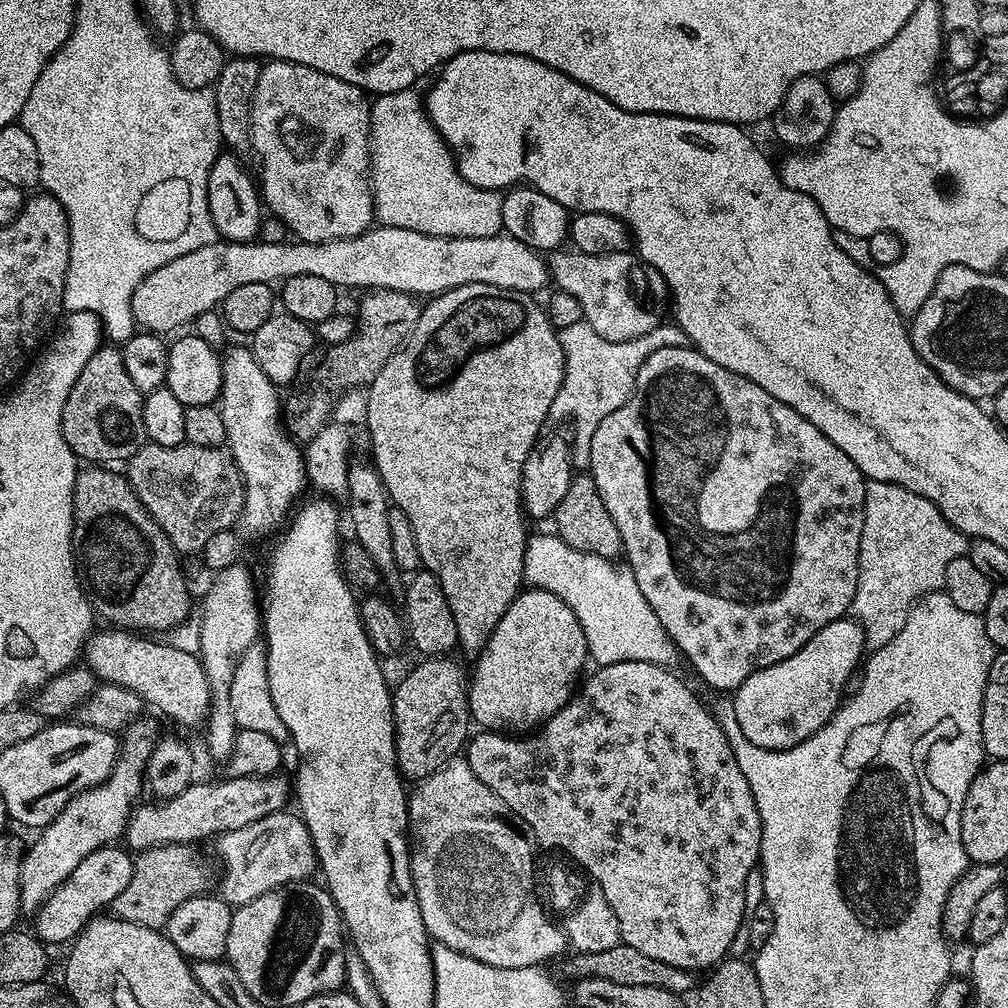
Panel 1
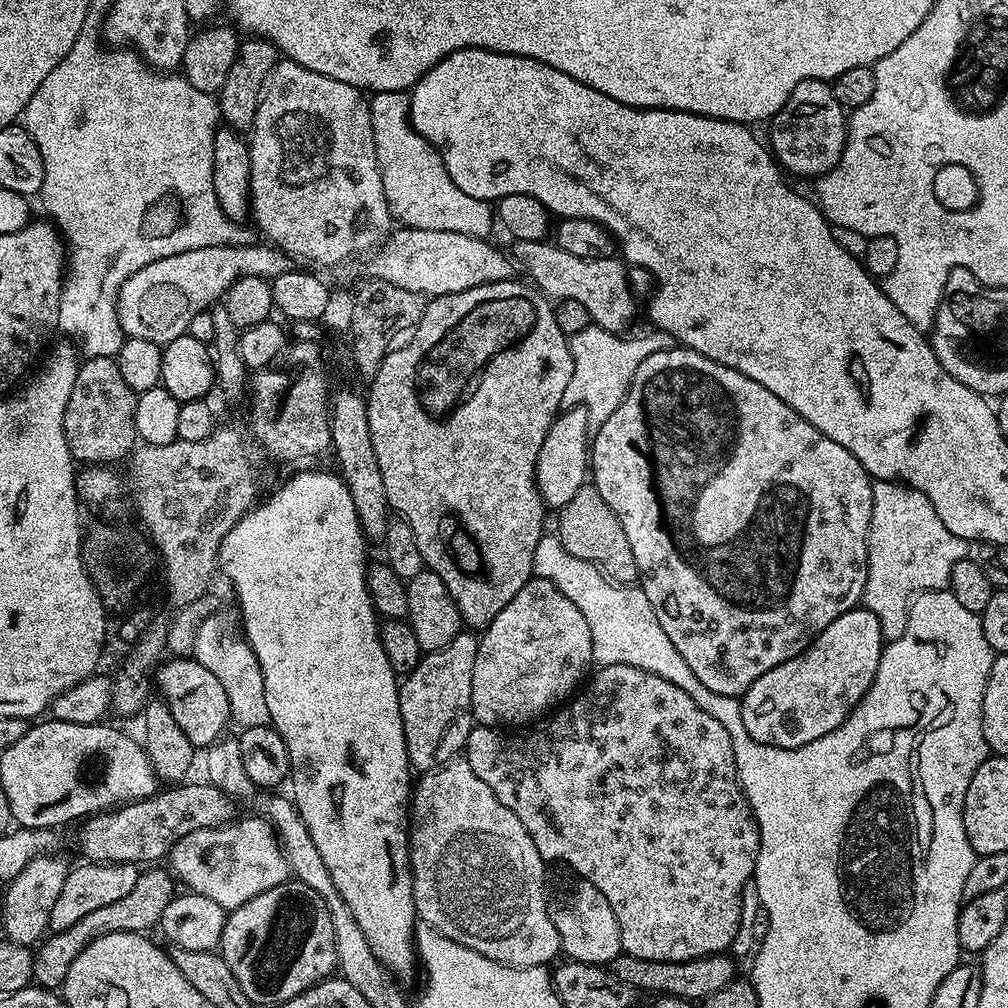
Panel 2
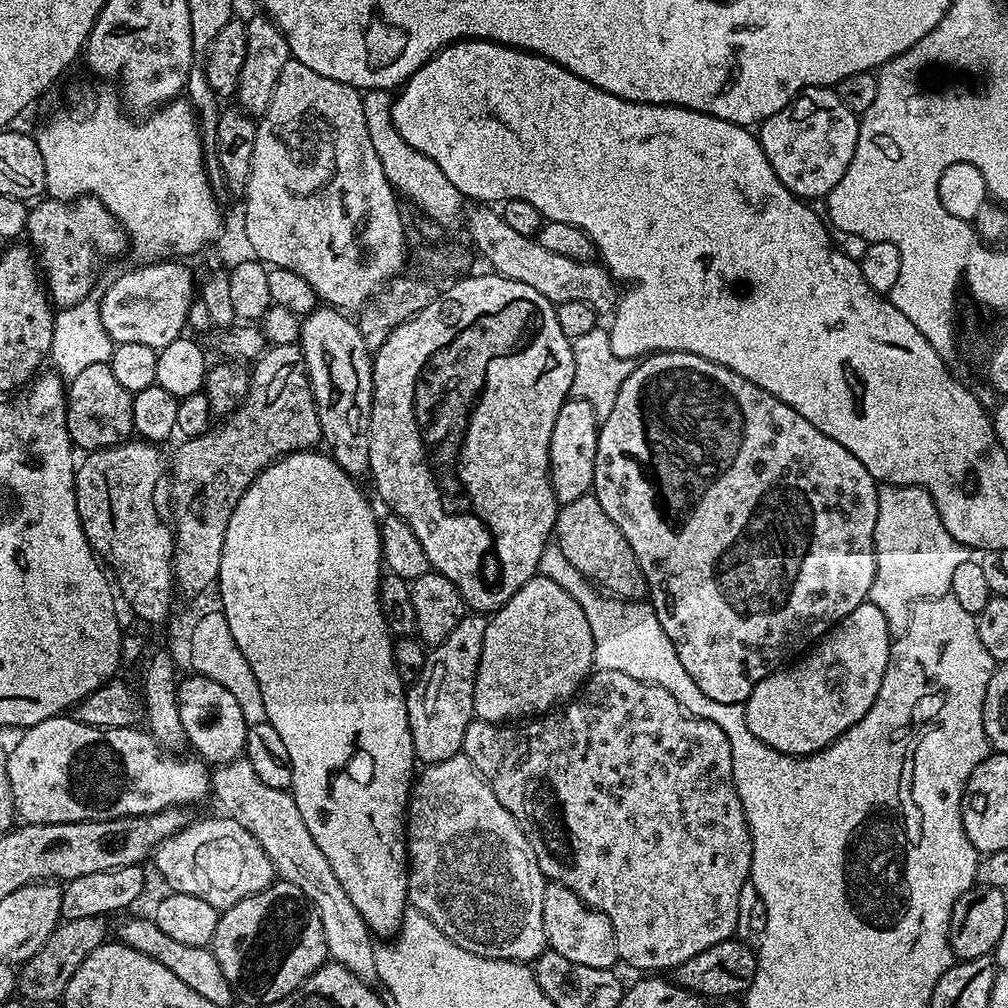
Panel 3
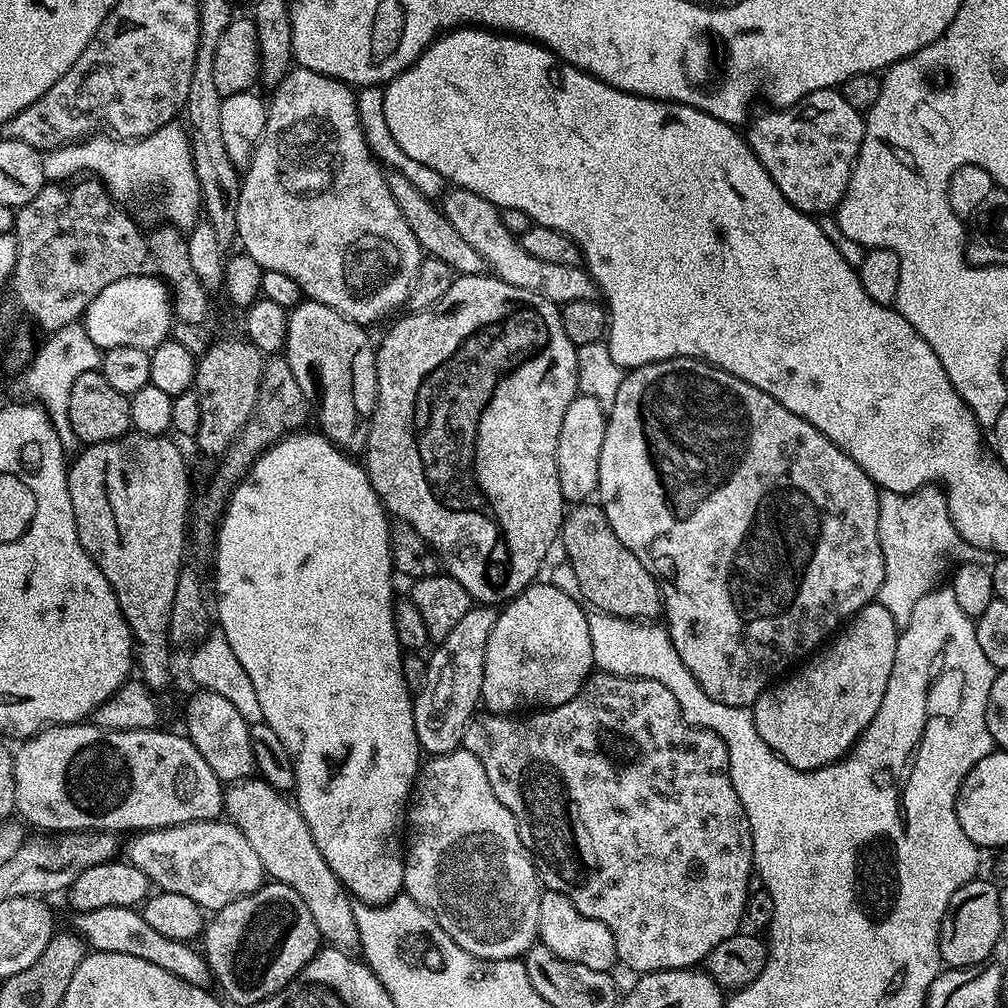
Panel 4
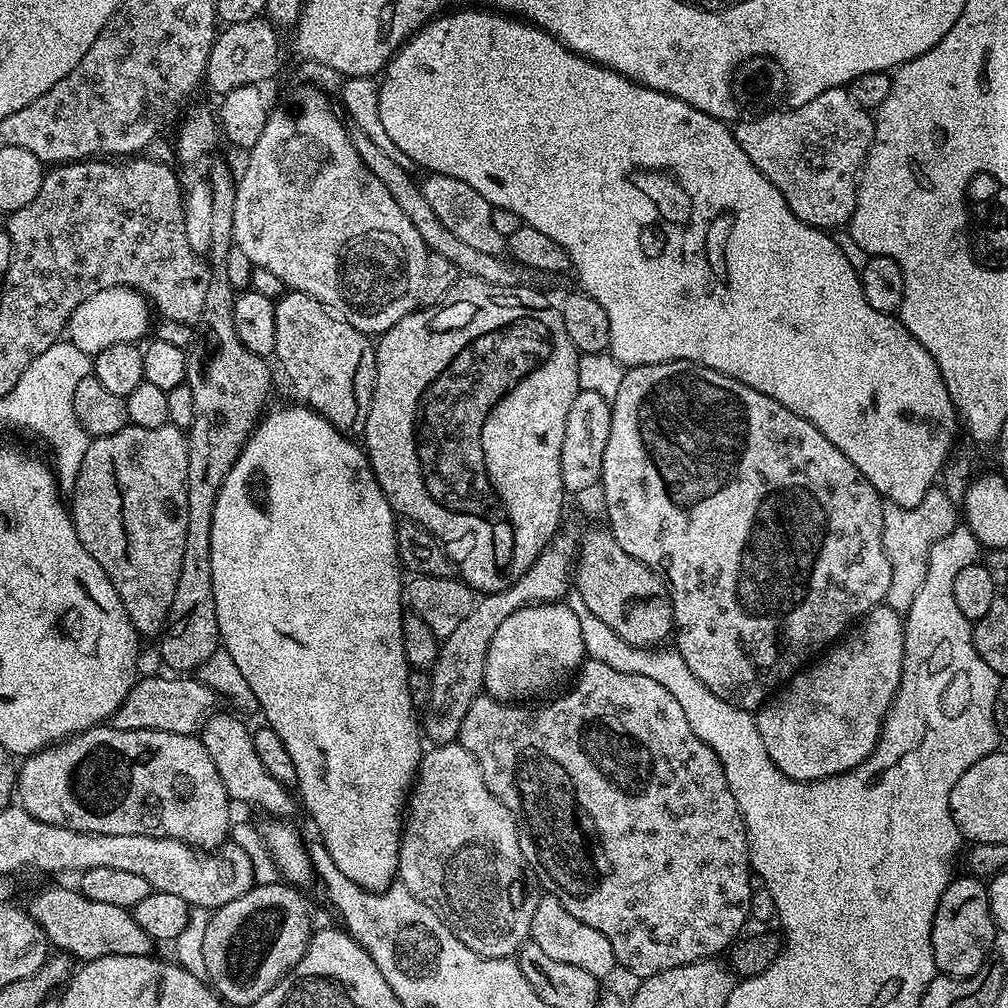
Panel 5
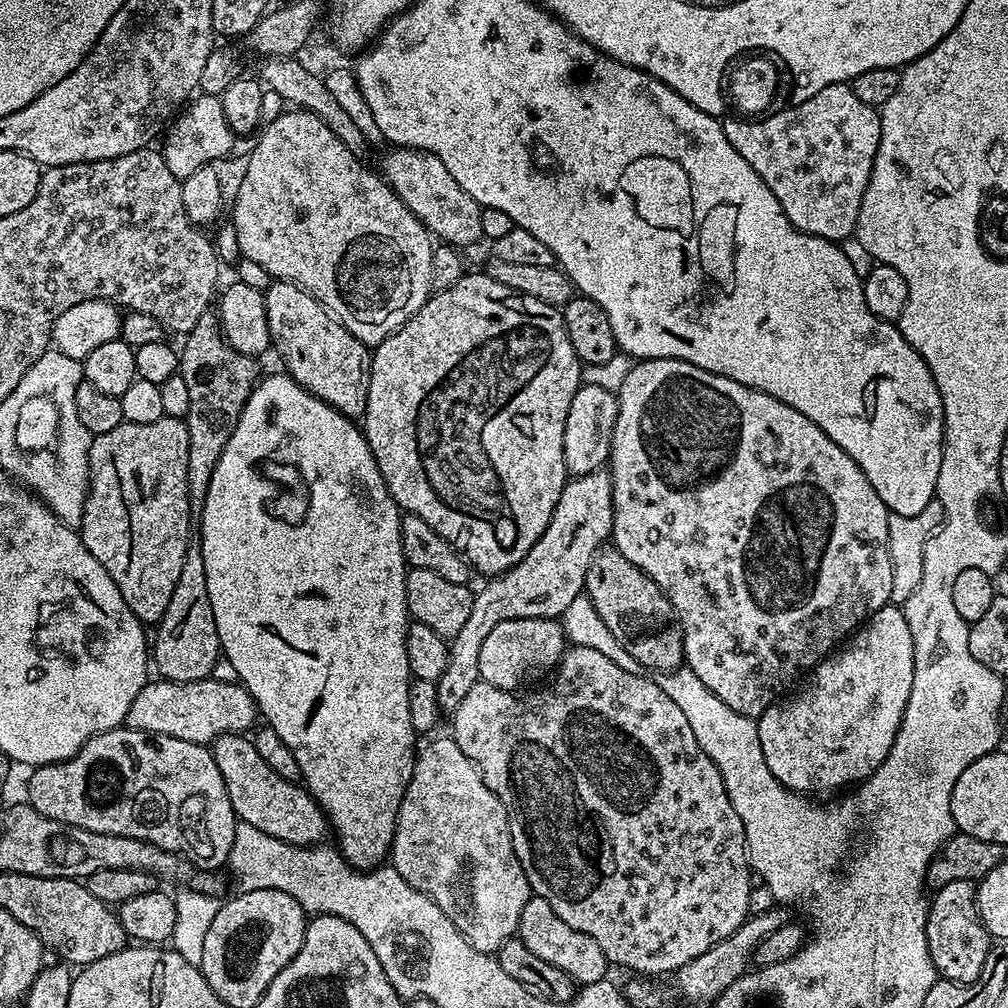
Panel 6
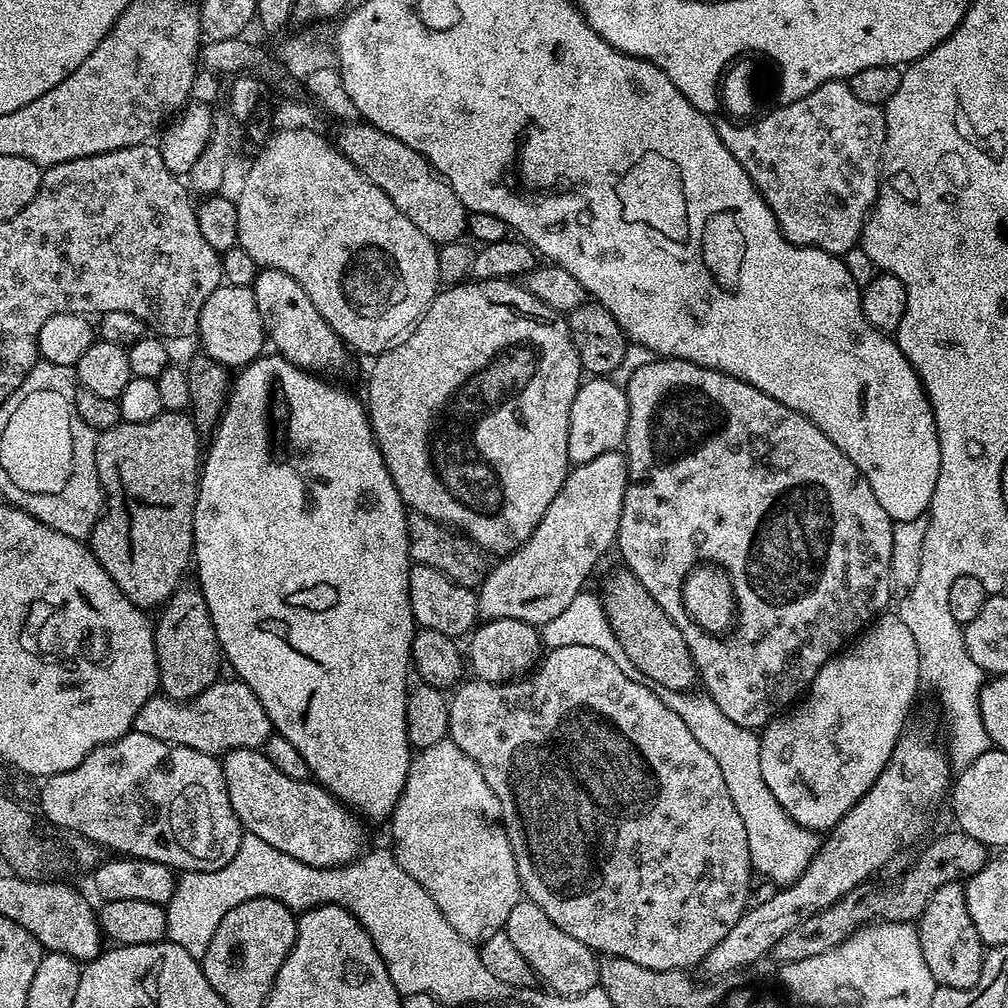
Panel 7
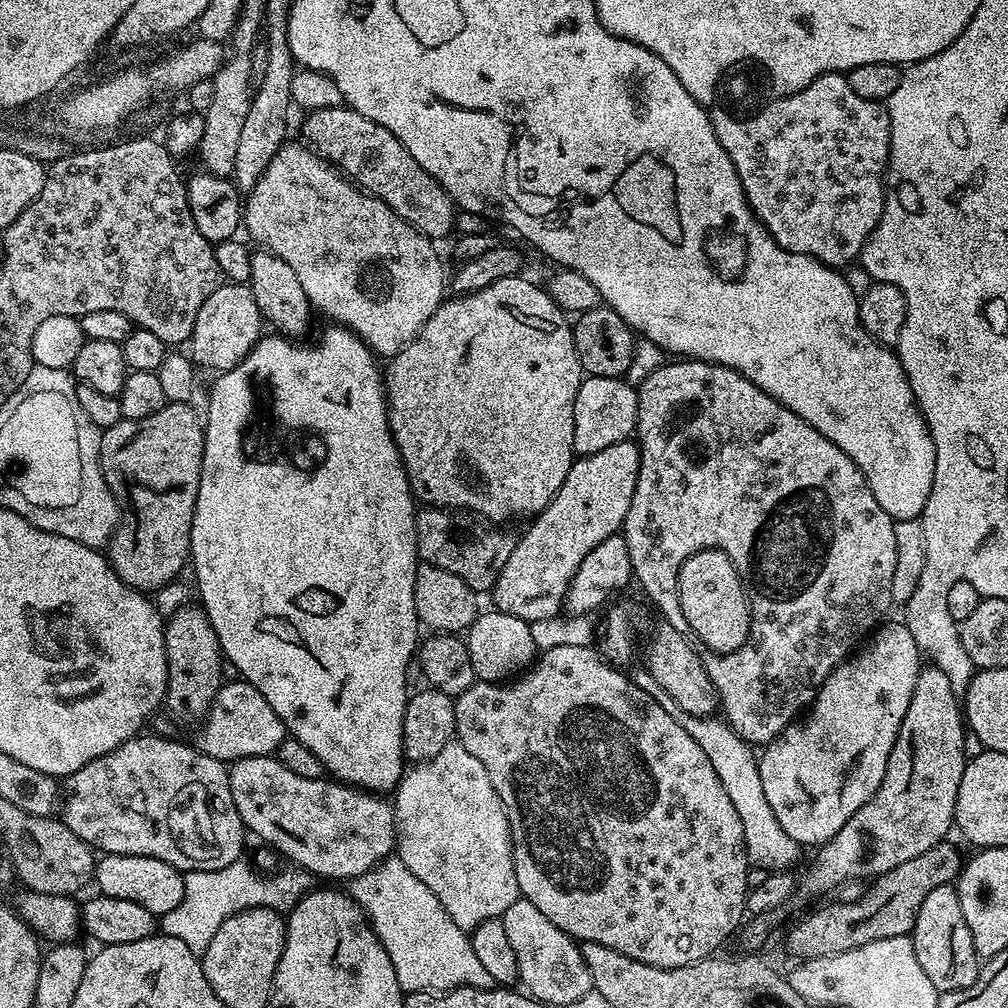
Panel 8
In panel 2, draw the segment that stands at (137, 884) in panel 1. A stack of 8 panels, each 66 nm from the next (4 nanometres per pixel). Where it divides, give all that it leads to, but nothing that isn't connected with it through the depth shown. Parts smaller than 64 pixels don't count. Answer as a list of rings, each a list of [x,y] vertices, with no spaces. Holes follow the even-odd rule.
[[[152,866],[141,871],[138,882],[134,882],[134,890],[130,890],[126,898],[118,898],[118,902],[110,902],[110,906],[102,906],[102,910],[94,910],[94,914],[86,914],[86,918],[74,922],[74,926],[70,926],[67,930],[52,932],[35,949],[32,958],[33,981],[42,988],[59,989],[63,985],[66,974],[70,974],[70,962],[74,962],[74,958],[78,958],[78,954],[82,954],[82,950],[86,950],[86,946],[94,942],[94,938],[102,938],[102,934],[115,932],[147,933],[148,928],[155,929],[159,925],[162,910],[166,910],[174,895],[173,877],[165,869],[164,872],[160,866]]]

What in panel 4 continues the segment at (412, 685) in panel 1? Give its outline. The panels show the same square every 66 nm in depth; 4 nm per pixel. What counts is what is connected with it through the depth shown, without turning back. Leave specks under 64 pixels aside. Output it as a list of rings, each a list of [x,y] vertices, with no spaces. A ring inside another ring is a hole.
[[[492,606],[469,608],[458,626],[454,626],[454,630],[450,630],[450,634],[446,634],[446,638],[431,649],[432,656],[427,657],[426,686],[415,693],[412,702],[414,730],[418,734],[421,753],[429,757],[441,756],[463,745],[466,726],[477,715],[481,703],[486,642],[490,638],[497,613],[497,609]]]

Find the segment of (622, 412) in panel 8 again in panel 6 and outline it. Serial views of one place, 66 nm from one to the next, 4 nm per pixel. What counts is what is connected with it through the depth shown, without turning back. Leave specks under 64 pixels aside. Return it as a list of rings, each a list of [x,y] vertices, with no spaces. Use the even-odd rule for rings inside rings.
[[[581,383],[574,394],[574,402],[570,402],[570,414],[566,414],[566,430],[562,434],[562,454],[569,477],[589,476],[609,463],[619,409],[617,393],[602,390],[602,386]]]

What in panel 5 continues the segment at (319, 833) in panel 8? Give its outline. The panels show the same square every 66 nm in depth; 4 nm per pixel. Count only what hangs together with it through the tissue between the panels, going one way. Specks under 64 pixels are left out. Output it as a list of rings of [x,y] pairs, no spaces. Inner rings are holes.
[[[223,710],[217,711],[209,716],[208,721],[198,733],[198,738],[206,746],[206,754],[210,754],[218,770],[218,778],[222,778],[222,786],[226,786],[229,797],[233,801],[241,800],[244,804],[260,804],[261,810],[269,812],[268,816],[272,818],[290,817],[288,815],[298,808],[293,793],[283,788],[274,778],[270,778],[266,766],[262,766],[258,753],[254,751],[250,728],[239,720],[241,719],[239,715],[236,716],[227,716]]]

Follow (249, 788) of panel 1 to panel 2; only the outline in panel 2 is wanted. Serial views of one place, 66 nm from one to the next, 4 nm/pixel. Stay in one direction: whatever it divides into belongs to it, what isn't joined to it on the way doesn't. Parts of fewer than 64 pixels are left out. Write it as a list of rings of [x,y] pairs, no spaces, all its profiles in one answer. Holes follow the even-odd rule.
[[[209,782],[192,783],[168,786],[145,800],[134,800],[131,804],[117,807],[115,810],[87,817],[82,824],[84,829],[80,832],[83,859],[98,864],[137,866],[160,862],[163,856],[165,859],[171,853],[172,847],[178,841],[186,838],[186,834],[194,834],[194,830],[220,828],[237,815],[234,800],[215,785]]]

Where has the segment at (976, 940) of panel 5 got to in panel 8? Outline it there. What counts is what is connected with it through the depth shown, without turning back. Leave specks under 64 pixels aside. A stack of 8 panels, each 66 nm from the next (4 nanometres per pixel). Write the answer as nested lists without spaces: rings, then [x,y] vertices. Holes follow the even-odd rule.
[[[952,884],[930,890],[929,896],[922,901],[910,935],[914,958],[918,958],[918,966],[922,966],[926,978],[934,982],[937,993],[962,990],[978,978],[982,960],[976,954],[970,926],[966,926],[966,917],[962,915],[962,902],[958,902],[958,894]]]

